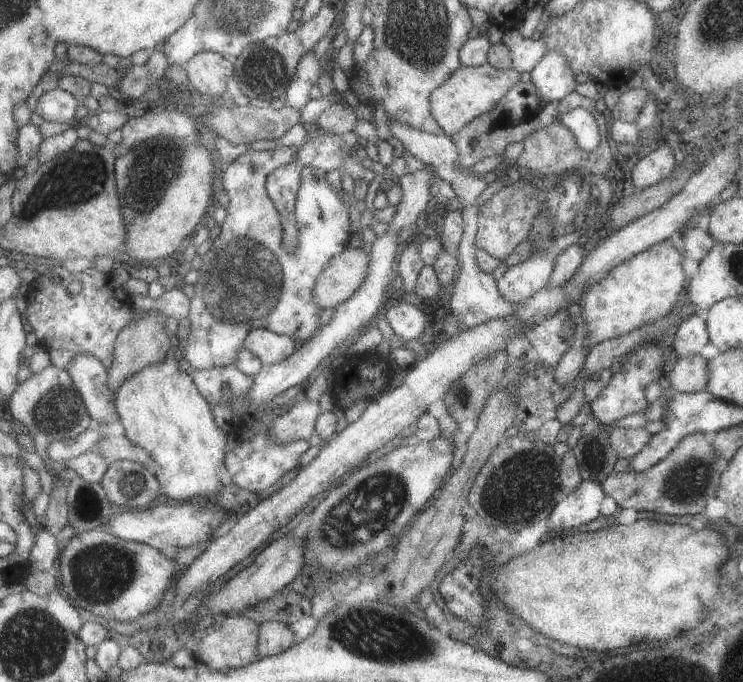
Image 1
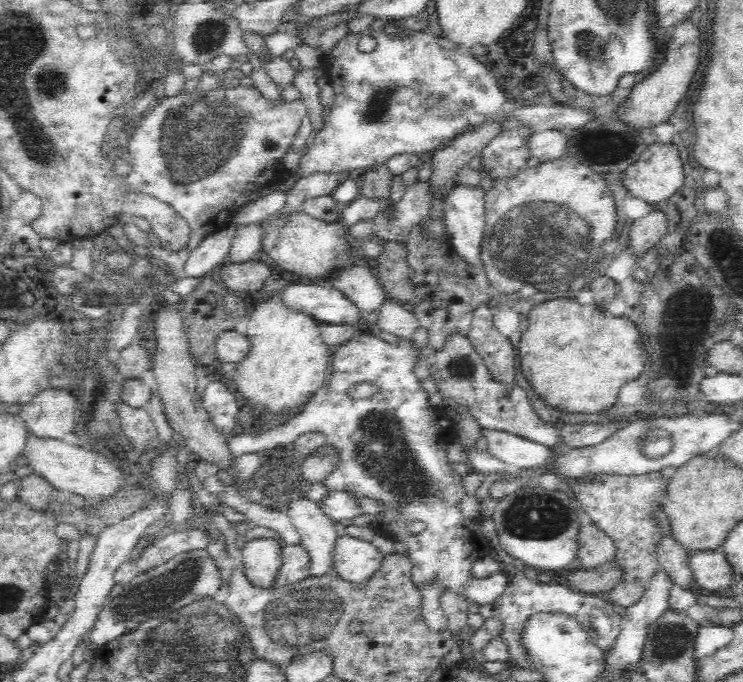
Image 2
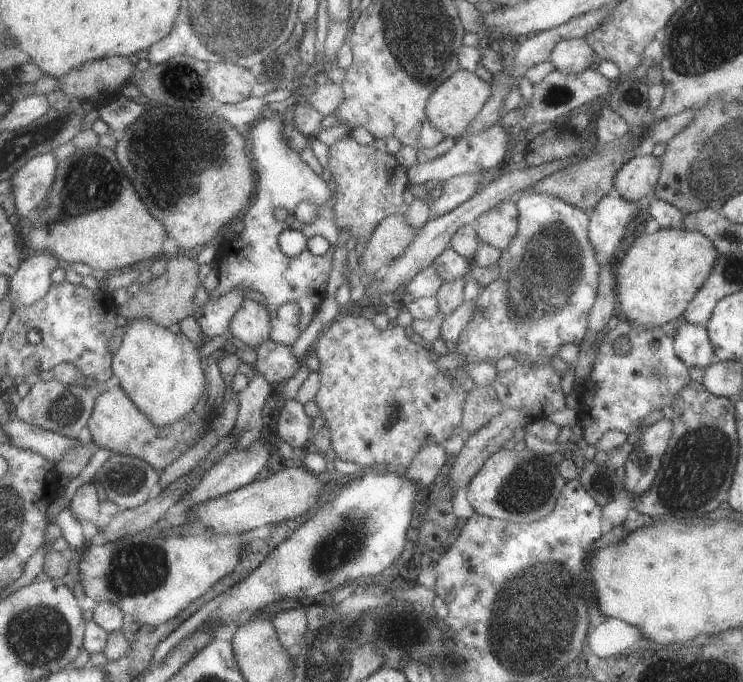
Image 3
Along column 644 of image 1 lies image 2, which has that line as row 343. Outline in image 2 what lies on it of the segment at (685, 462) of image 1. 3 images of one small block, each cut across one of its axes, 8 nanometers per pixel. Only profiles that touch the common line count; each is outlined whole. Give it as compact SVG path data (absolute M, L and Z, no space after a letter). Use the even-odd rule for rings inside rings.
M488 304L478 306L478 310L472 312L472 326L466 332L466 336L474 346L474 350L484 358L490 376L496 382L512 386L516 380L514 362L518 358L514 354L512 342L502 338L500 332L496 330L494 318L496 316L490 312Z

